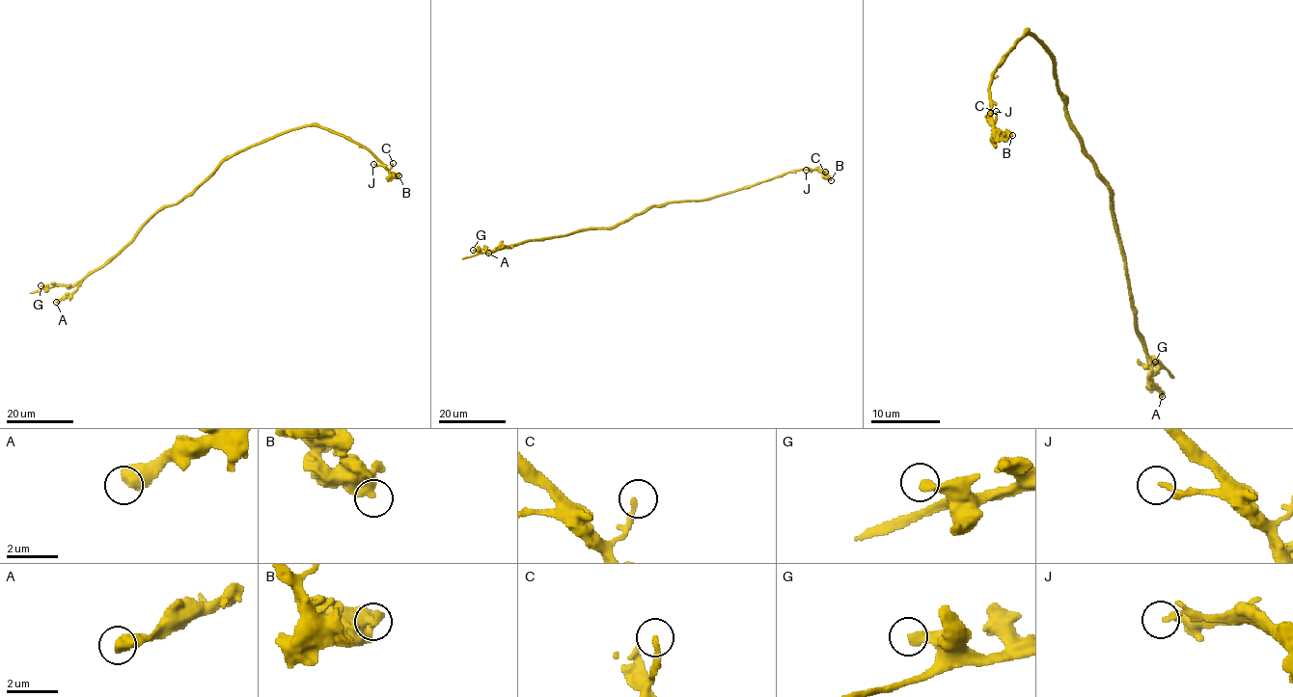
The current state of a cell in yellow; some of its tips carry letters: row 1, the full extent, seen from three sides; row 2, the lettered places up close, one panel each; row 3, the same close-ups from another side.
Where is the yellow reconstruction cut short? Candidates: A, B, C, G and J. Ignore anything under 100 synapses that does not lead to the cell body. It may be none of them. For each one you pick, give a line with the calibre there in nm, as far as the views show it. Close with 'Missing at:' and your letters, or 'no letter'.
Missing at: no letter

